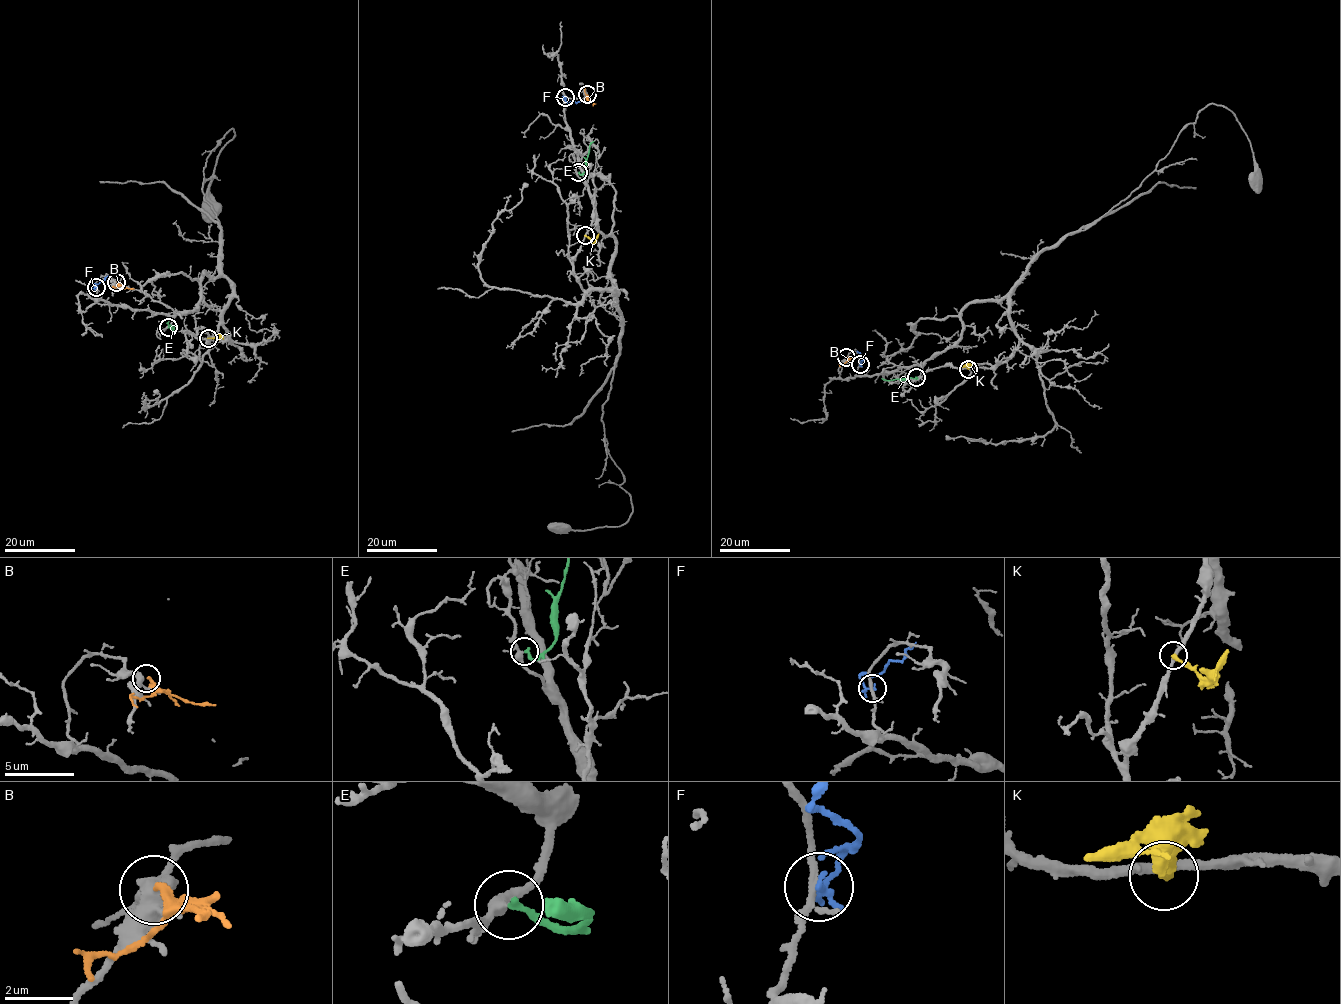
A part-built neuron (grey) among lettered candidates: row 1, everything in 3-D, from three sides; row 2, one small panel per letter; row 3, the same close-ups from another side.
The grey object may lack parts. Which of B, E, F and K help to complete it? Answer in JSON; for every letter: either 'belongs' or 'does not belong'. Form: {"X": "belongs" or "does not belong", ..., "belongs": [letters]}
{"B": "does not belong", "E": "belongs", "F": "does not belong", "K": "does not belong", "belongs": ["E"]}

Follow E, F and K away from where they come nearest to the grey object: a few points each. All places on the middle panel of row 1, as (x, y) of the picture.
E: (578, 172), (580, 175), (586, 170), (589, 145), (593, 142)
F: (565, 97), (567, 102), (581, 101)
K: (585, 235), (592, 240), (599, 233)

